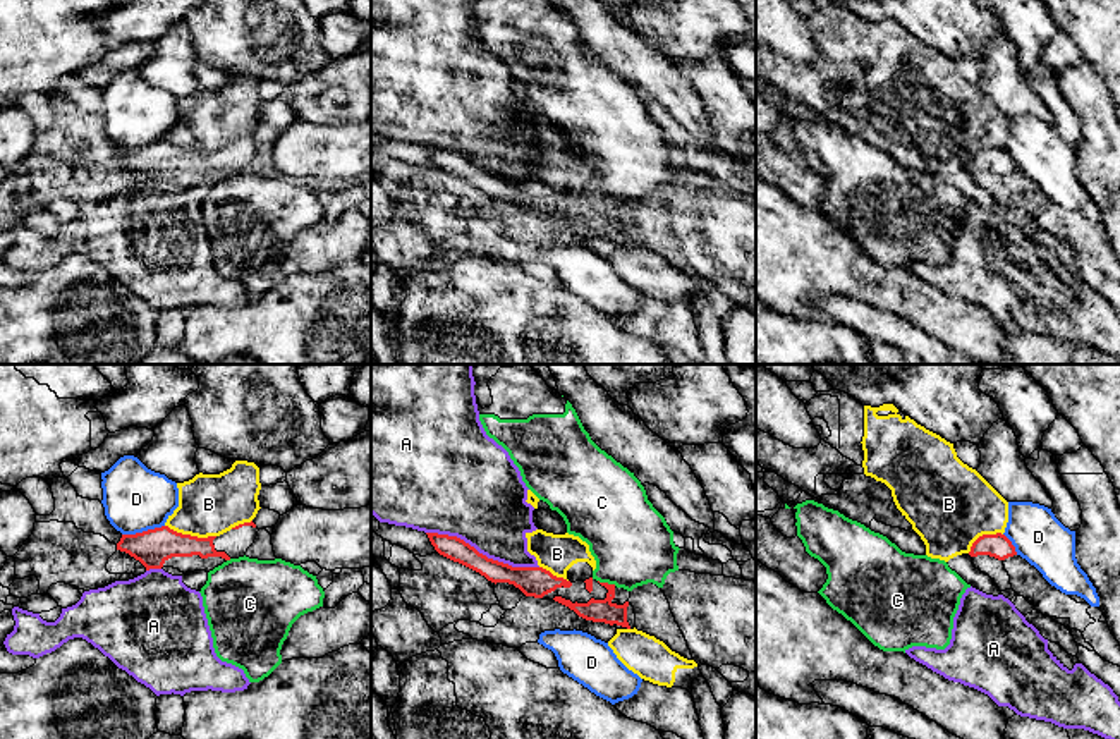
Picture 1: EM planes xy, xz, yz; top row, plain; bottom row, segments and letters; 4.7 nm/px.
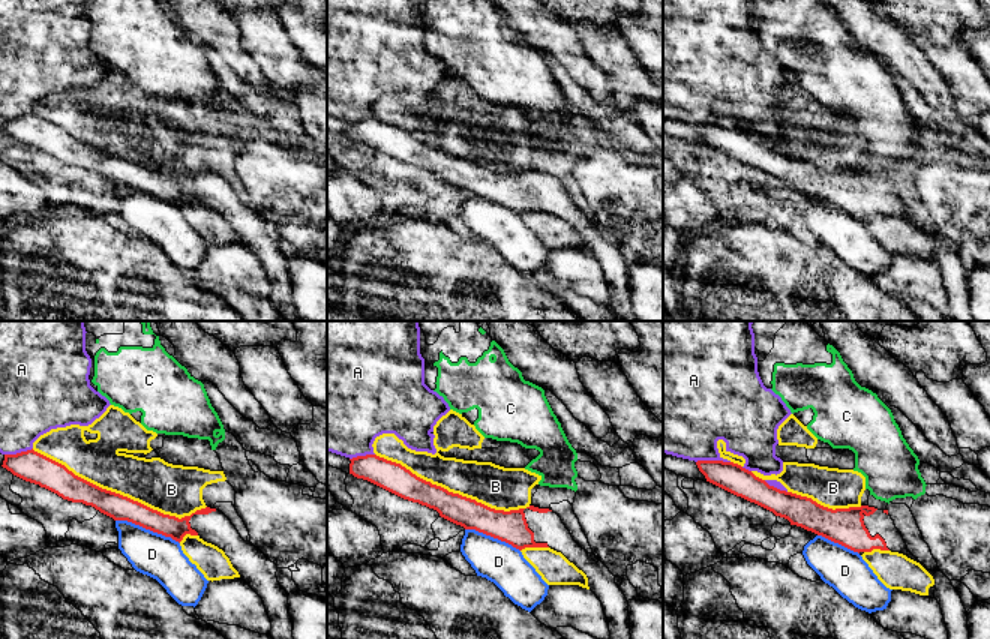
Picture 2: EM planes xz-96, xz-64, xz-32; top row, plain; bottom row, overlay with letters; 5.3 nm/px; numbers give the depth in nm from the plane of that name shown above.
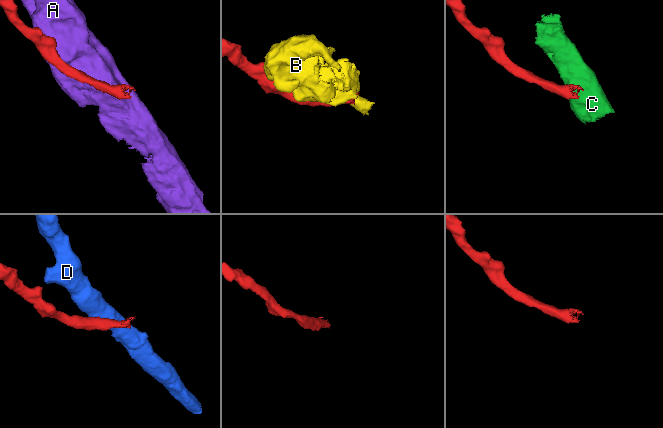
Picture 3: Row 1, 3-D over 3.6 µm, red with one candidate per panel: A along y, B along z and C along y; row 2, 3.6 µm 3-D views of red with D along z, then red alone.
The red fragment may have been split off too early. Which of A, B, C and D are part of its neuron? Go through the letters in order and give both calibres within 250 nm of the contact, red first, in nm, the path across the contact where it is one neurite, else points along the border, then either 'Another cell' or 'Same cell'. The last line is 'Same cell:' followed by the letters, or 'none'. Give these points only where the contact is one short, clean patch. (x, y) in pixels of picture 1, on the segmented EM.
A: Thickness 120 nm (red) against 400 nm. Another cell
B: Thickness 170 nm (red) against 280 nm. Another cell
C: Thickness 110 nm (red) against 380 nm. Boundary: xz (598, 580), (615, 585). Another cell
D: Thickness 170 nm (red) against 300 nm. Another cell
Same cell: none

